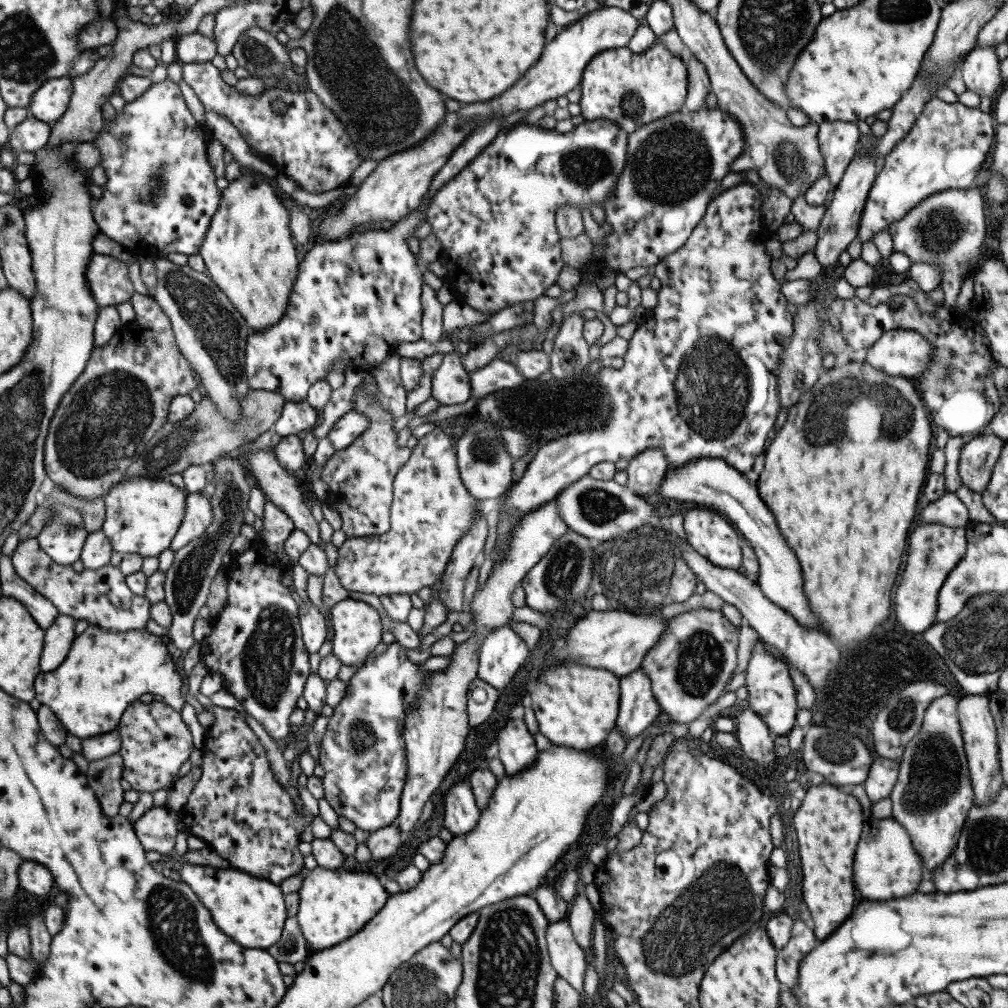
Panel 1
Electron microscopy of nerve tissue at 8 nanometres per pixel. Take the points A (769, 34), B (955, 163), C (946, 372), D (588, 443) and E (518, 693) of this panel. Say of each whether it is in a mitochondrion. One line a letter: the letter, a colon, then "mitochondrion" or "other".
A: mitochondrion
B: other
C: mitochondrion
D: other
E: other

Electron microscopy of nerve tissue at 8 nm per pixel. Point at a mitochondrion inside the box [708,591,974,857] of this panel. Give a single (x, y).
(935, 780)

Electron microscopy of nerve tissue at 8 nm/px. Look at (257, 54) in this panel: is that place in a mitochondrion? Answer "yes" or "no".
yes

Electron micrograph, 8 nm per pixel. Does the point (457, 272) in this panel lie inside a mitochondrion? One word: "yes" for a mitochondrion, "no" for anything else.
no

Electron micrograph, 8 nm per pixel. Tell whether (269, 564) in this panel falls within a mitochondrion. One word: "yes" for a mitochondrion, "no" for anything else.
no

